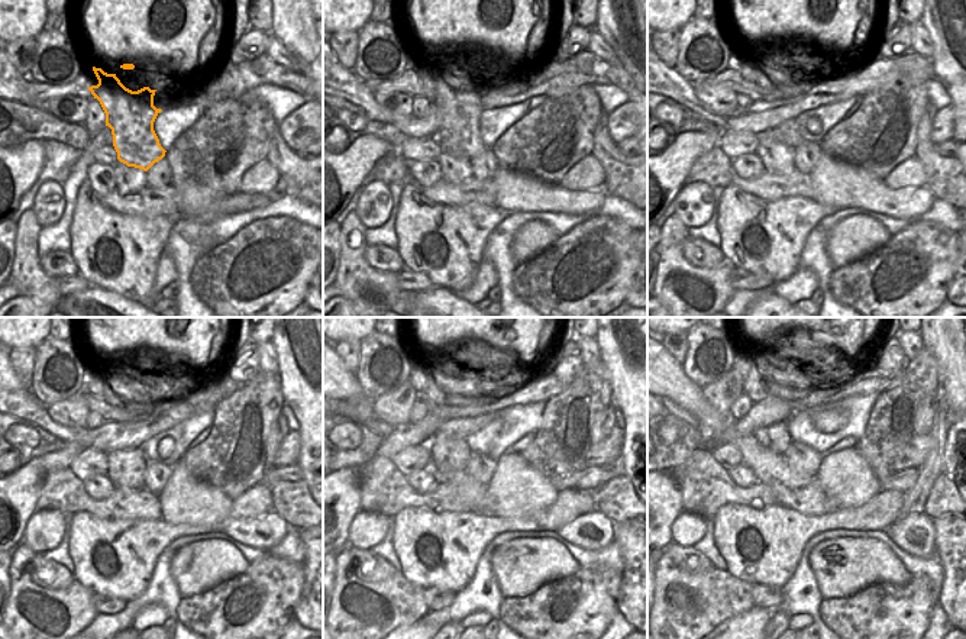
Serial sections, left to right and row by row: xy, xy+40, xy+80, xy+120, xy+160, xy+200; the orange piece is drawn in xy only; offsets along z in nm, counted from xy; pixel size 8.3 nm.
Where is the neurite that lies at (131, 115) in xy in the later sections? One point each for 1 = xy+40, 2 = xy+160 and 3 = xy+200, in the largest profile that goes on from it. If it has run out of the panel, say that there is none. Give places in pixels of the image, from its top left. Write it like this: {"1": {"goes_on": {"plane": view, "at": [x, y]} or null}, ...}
{"1": {"goes_on": {"plane": "xy+40", "at": [459, 135]}}, "2": {"goes_on": {"plane": "xy+160", "at": [445, 377]}}, "3": {"goes_on": {"plane": "xy+200", "at": [771, 373]}}}

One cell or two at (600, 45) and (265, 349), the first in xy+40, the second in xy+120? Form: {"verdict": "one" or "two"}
{"verdict": "one"}

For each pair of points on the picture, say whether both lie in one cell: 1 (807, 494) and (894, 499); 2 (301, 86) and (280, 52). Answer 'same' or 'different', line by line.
1: different
2: same

